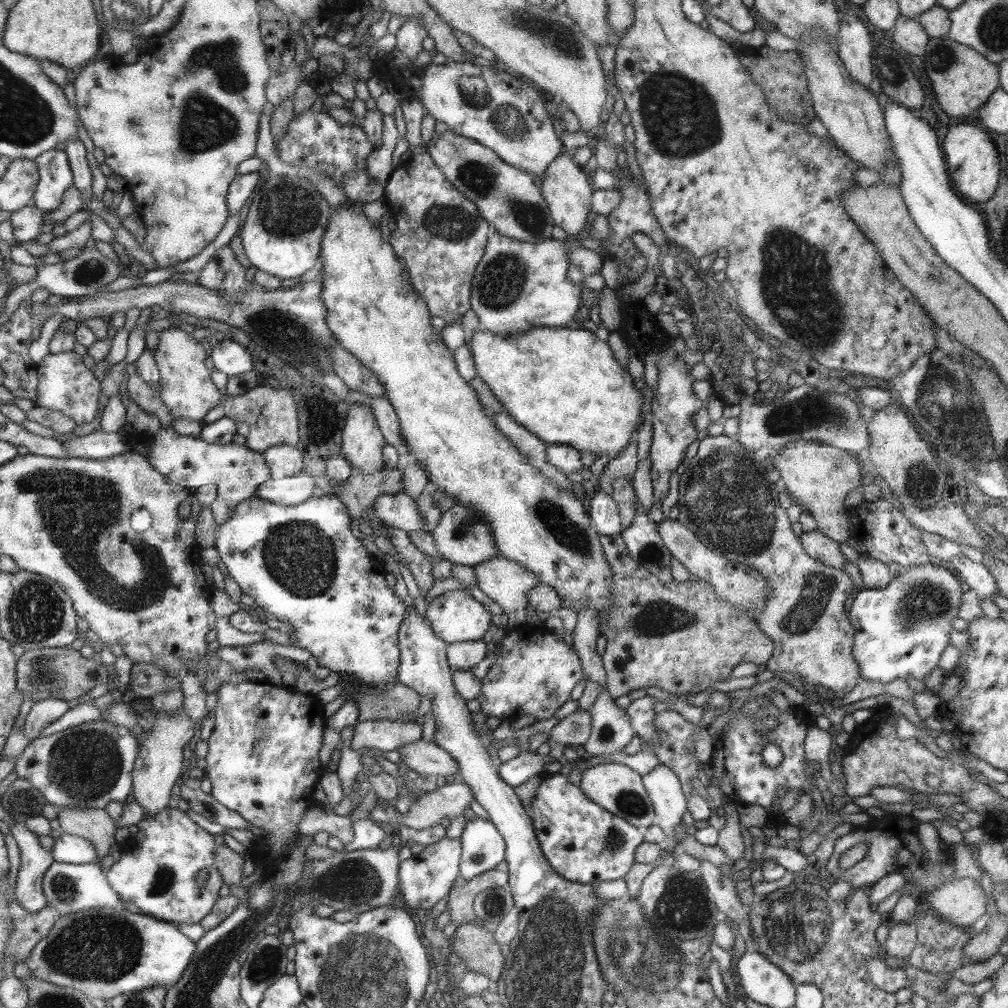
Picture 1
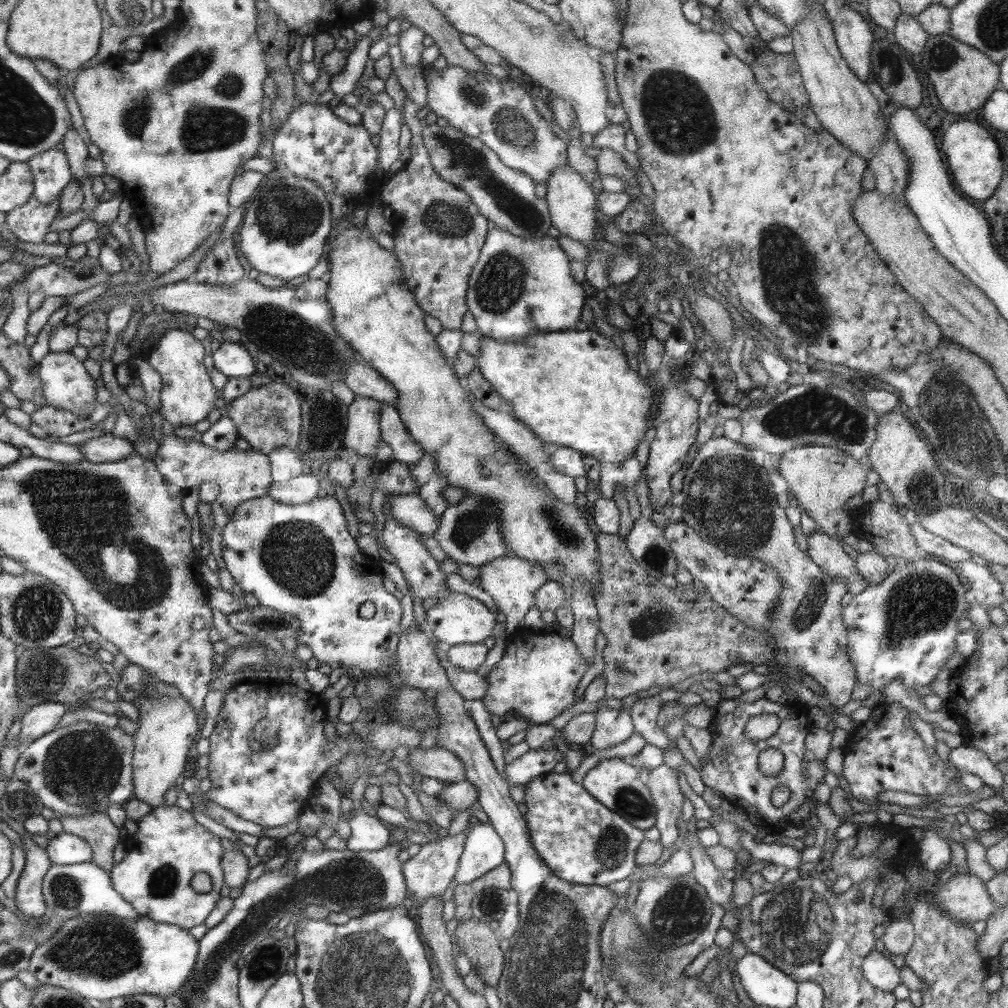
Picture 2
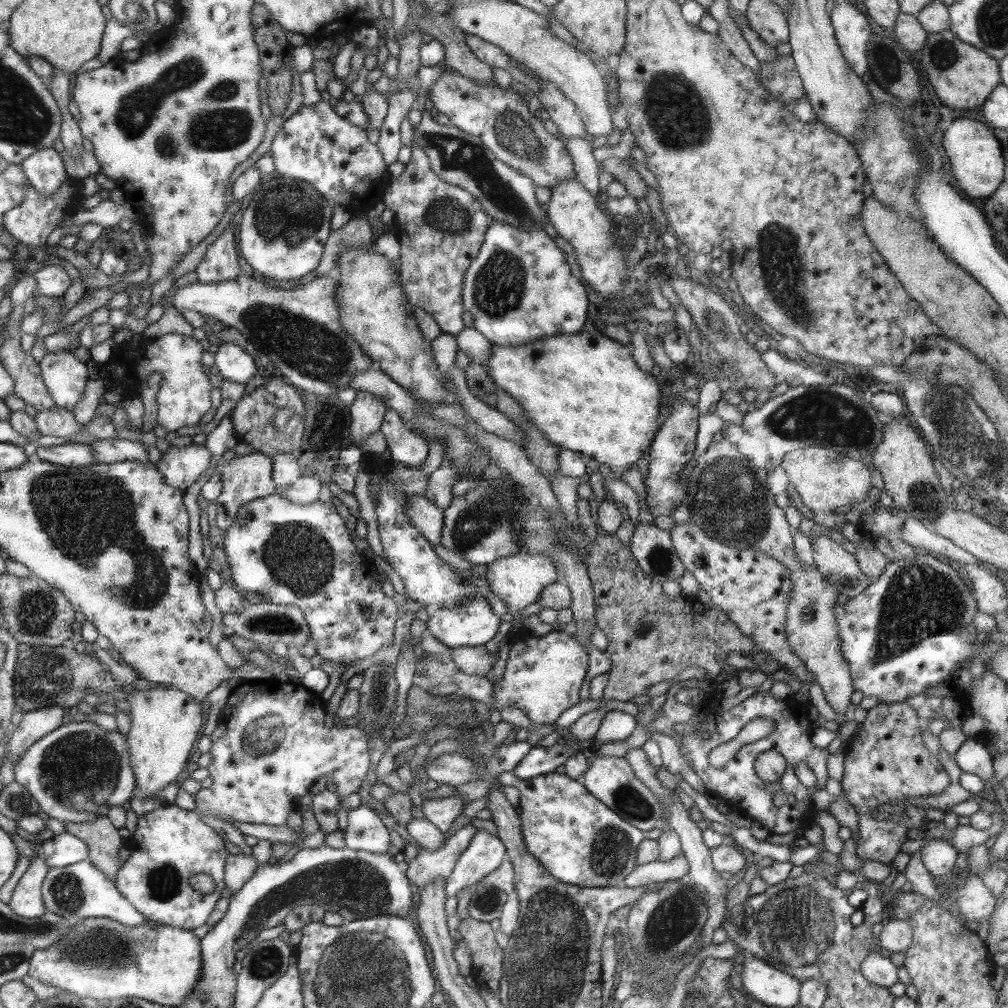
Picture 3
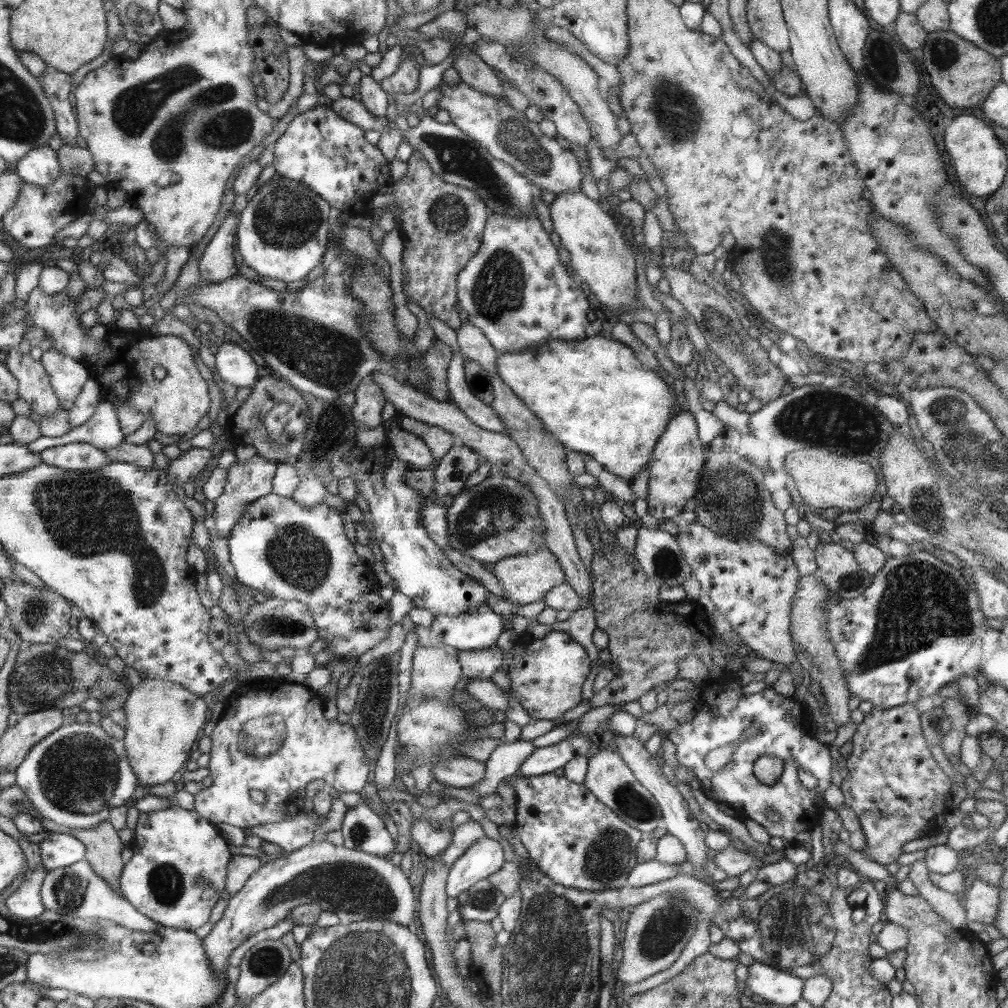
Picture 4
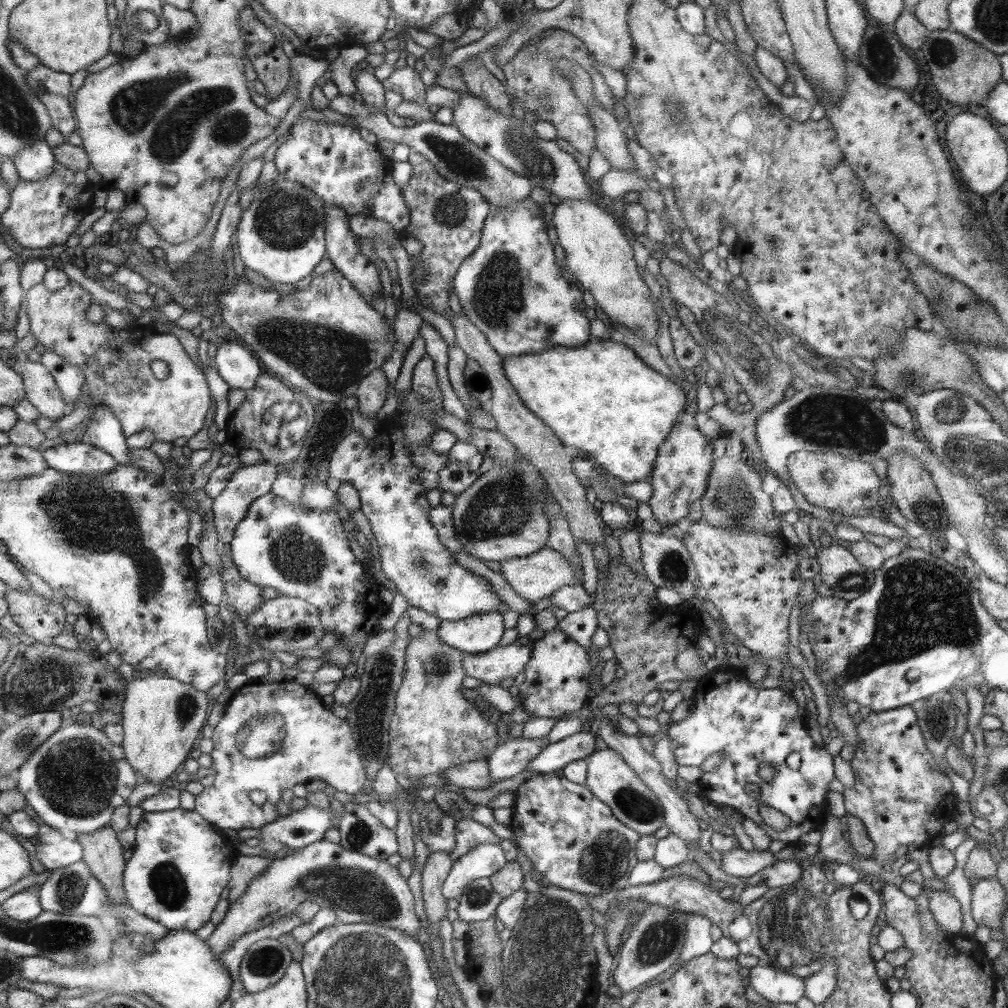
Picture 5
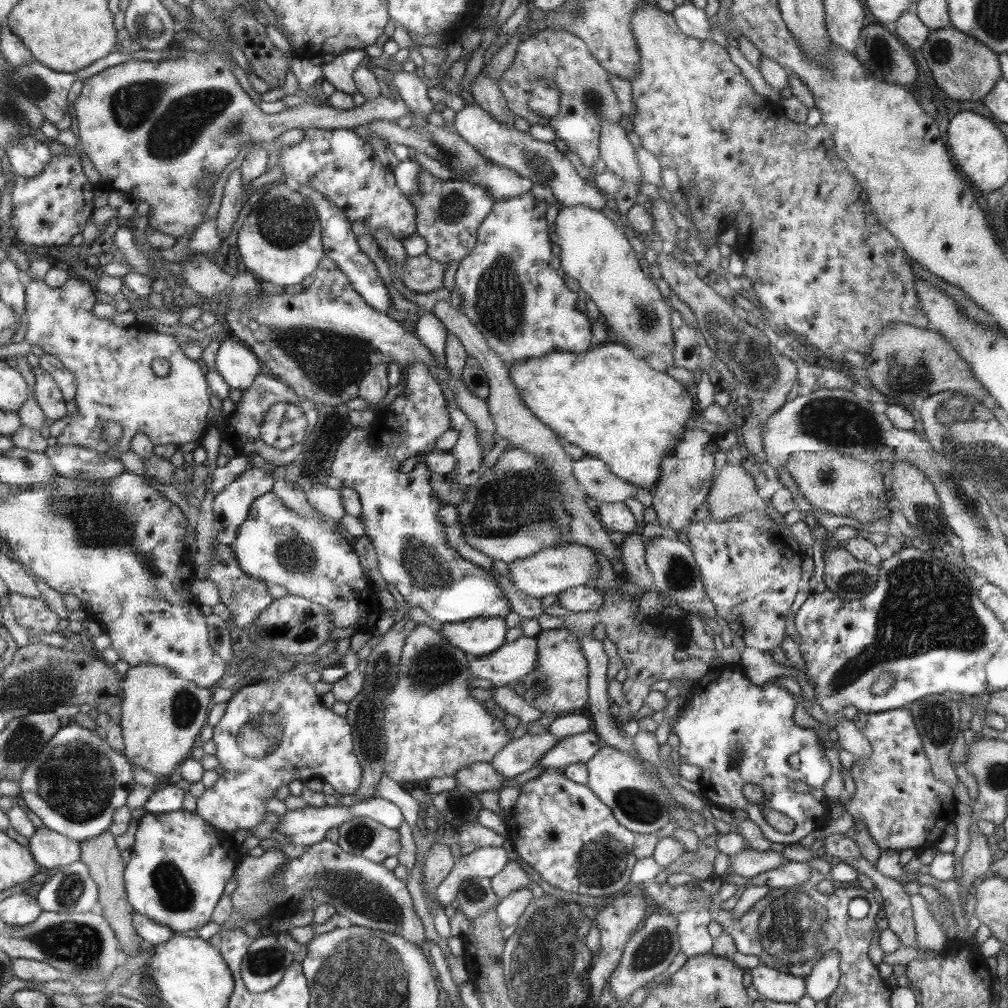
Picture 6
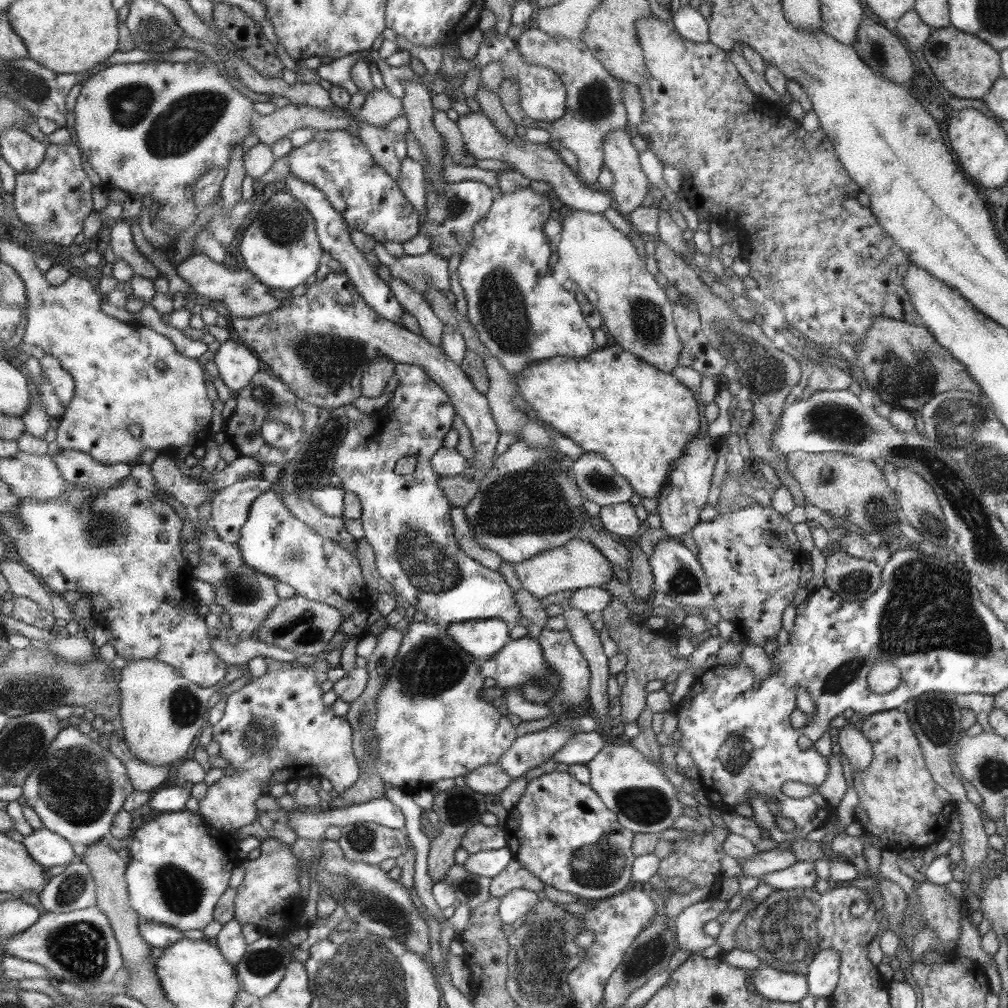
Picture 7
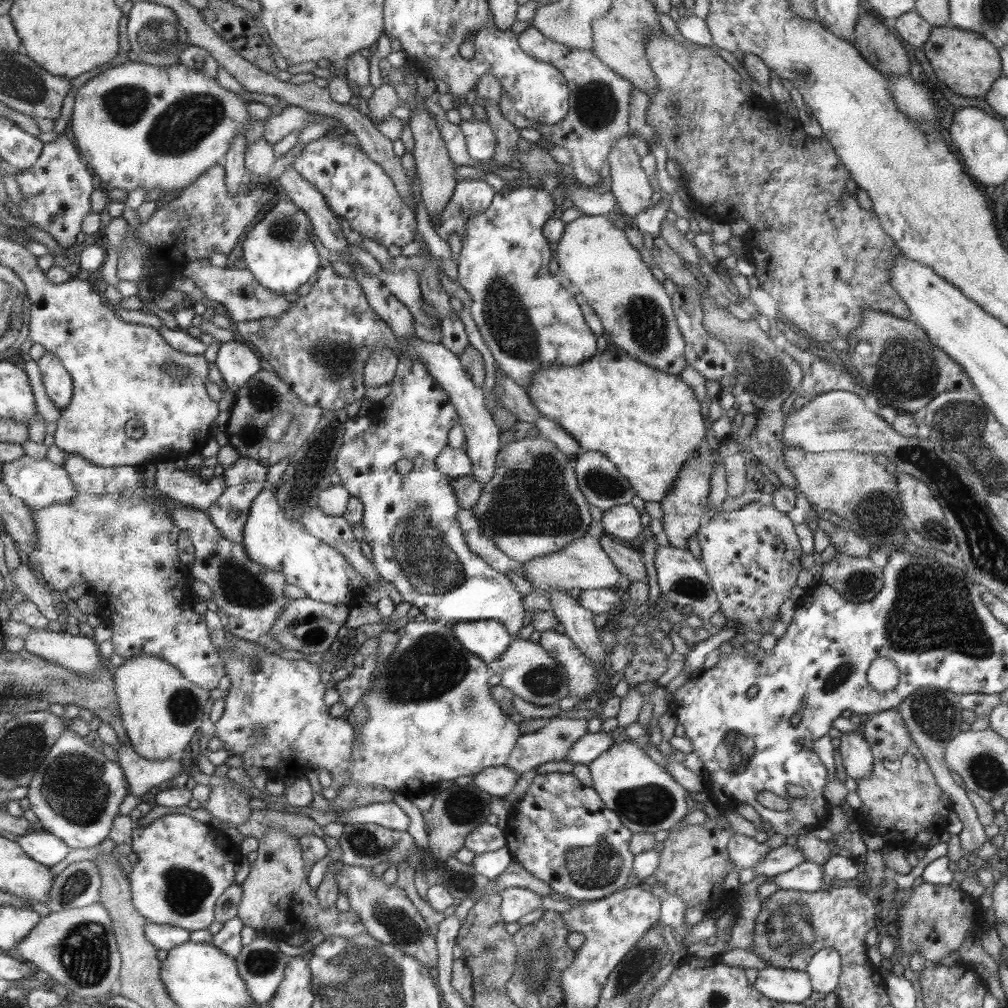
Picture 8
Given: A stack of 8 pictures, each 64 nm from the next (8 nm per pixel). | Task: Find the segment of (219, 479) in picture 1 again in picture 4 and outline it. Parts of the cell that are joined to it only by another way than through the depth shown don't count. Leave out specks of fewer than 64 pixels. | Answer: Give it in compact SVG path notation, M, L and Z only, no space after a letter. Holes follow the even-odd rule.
M194 447L188 452L182 452L177 459L170 461L168 480L172 485L182 487L184 482L201 474L212 455L211 450ZM256 455L250 459L238 460L226 470L225 490L215 502L216 515L214 516L216 530L222 538L228 539L234 526L239 522L244 510L247 510L249 505L272 493L276 468L278 468L278 462Z

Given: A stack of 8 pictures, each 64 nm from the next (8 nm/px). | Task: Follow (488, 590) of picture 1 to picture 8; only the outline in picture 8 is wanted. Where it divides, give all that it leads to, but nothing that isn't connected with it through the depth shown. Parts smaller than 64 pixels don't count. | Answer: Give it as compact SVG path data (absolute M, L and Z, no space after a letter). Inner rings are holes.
M594 522L592 530L589 530L583 537L570 542L562 550L546 554L544 557L536 557L524 563L524 578L531 582L535 591L544 591L546 594L556 587L567 591L571 588L580 588L580 590L610 589L617 584L621 572L612 563L608 553L602 549L602 545L598 543L603 533L605 530L602 523Z

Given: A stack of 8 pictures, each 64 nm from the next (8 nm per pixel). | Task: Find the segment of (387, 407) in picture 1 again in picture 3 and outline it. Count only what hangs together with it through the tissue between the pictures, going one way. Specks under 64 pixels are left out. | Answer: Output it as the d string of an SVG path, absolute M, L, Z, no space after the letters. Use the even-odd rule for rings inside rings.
M394 410L387 411L381 431L392 459L406 468L420 469L420 464L424 464L429 453L429 444L425 438L412 433Z

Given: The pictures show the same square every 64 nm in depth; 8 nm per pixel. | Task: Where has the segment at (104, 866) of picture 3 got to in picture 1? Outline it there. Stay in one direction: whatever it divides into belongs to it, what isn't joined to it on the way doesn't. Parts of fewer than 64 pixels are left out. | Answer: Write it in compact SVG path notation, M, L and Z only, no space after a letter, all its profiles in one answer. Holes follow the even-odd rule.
M64 806L59 809L58 819L64 832L90 840L96 846L100 859L108 856L112 846L118 844L116 832L119 826L107 809L80 810Z

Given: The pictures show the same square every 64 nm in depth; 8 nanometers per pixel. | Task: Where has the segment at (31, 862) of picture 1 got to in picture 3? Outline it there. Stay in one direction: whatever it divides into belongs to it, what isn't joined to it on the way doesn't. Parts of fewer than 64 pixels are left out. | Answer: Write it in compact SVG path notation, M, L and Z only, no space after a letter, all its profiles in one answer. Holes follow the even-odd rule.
M42 854L33 858L32 862L32 867L20 882L9 906L17 914L34 919L44 917L48 912L43 889L51 867Z

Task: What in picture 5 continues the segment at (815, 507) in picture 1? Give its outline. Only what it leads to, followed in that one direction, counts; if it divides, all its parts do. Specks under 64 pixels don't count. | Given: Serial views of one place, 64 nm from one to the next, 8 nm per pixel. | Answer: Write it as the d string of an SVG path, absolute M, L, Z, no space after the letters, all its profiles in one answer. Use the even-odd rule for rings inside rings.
M832 451L794 452L788 456L787 469L792 482L802 491L804 499L812 505L825 508L844 517L867 517L878 506L880 476L872 470L872 463L846 458Z

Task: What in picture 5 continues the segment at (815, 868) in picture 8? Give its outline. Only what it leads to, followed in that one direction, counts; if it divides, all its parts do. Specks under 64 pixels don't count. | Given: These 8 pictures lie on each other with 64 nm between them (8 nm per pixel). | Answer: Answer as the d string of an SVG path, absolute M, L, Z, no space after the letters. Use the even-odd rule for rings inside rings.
M796 860L777 861L772 867L768 866L748 878L745 887L765 885L768 886L768 889L774 889L785 885L790 886L802 877L803 870L801 865Z

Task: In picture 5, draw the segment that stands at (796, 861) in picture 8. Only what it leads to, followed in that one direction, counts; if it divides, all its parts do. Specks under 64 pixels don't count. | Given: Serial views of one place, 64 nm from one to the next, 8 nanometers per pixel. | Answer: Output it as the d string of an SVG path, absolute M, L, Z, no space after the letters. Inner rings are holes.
M742 848L725 853L722 858L722 869L730 877L747 878L761 872L768 866L772 867L777 860L769 850L755 849L747 852Z

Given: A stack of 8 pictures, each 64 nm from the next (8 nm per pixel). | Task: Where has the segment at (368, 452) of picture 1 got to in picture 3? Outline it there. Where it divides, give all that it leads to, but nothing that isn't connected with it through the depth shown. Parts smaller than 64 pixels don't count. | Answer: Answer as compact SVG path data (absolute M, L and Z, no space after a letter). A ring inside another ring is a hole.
M357 392L357 398L349 408L351 445L357 447L357 441L380 431L388 407L379 396L370 392Z

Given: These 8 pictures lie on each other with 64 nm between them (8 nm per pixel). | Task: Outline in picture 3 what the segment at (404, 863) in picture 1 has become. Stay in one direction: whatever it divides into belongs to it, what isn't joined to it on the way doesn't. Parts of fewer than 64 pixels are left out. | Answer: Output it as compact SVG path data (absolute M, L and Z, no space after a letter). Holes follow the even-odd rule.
M468 823L454 835L449 835L444 846L439 850L432 853L423 850L404 867L407 878L418 887L419 891L433 882L435 878L443 878L446 882L454 871L460 856L468 849L476 830L476 826Z

